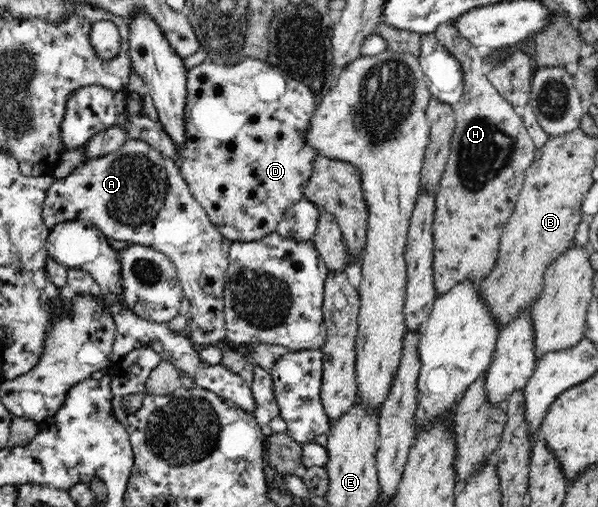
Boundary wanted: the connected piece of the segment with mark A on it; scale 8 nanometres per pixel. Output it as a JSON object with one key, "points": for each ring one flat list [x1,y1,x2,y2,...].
{"points":[[128,139,117,152,82,162,65,178,52,178,42,212,44,225,50,231,56,224,67,221,88,221,108,239,132,242,164,253,174,263,183,296,191,304,191,323,196,330,190,332,190,341,197,347,222,344,222,338,225,338,227,332,223,288,230,264,229,245,232,241,224,238,212,225,207,212,193,197,178,164,172,158,164,157,148,143]]}

